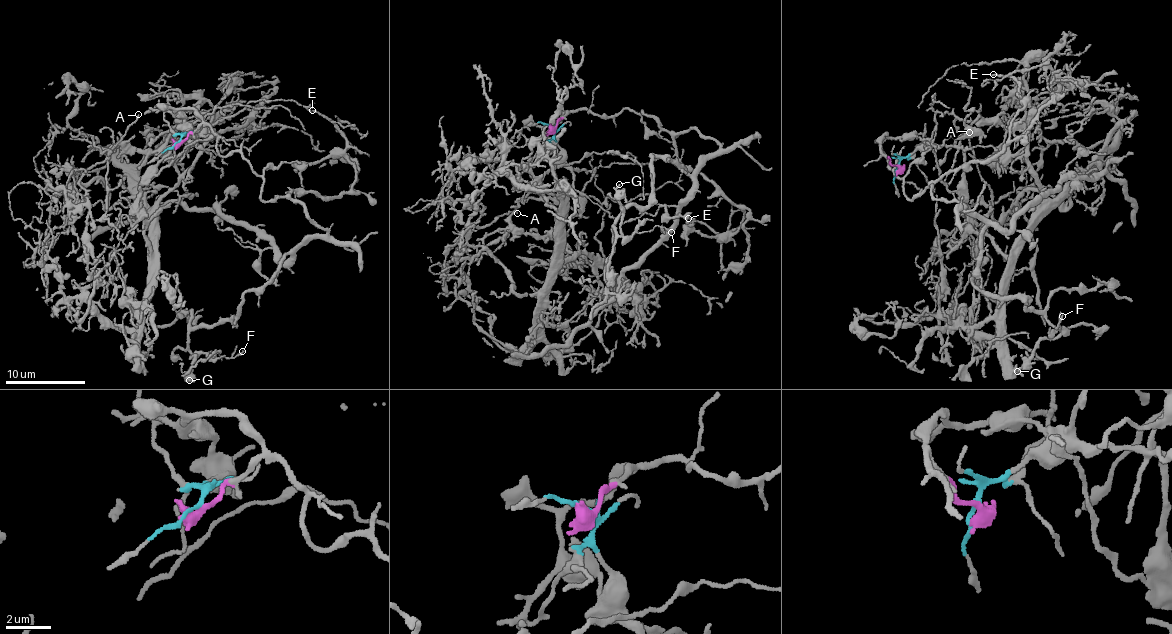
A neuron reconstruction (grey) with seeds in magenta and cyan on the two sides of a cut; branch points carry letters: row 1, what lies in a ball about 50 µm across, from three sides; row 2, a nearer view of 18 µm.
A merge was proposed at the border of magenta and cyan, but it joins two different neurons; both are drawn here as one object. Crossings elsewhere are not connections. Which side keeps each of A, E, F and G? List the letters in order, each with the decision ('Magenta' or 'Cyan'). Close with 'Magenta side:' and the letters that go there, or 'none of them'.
A: Cyan
E: Magenta
F: Magenta
G: Magenta
Magenta side: E, F, G

